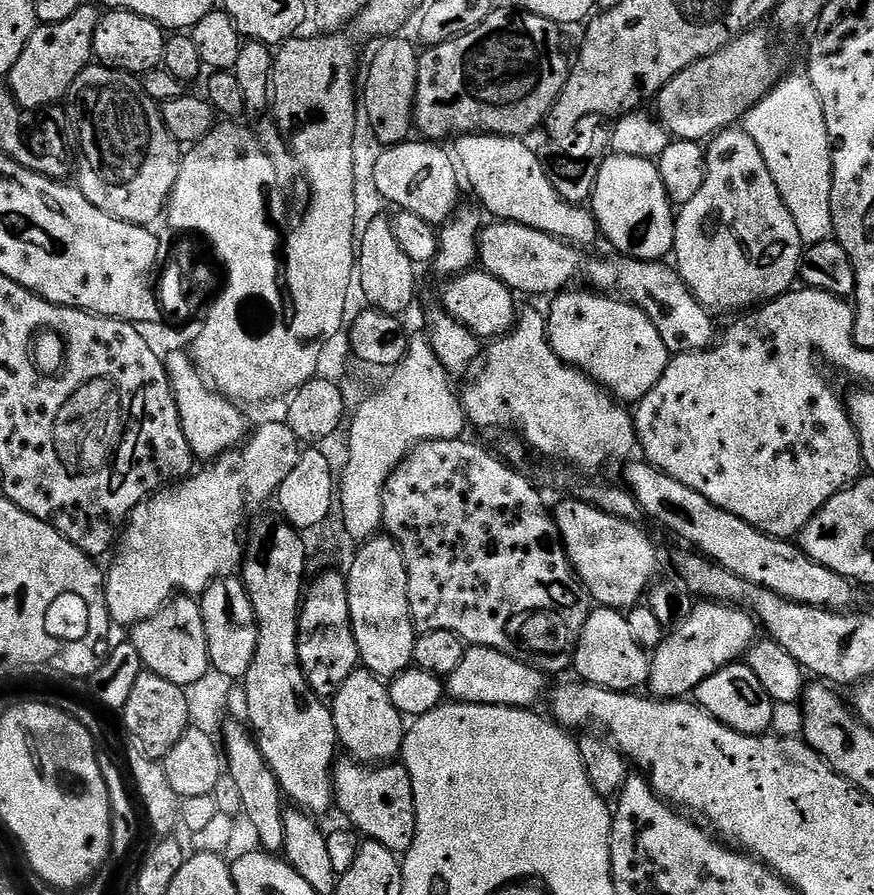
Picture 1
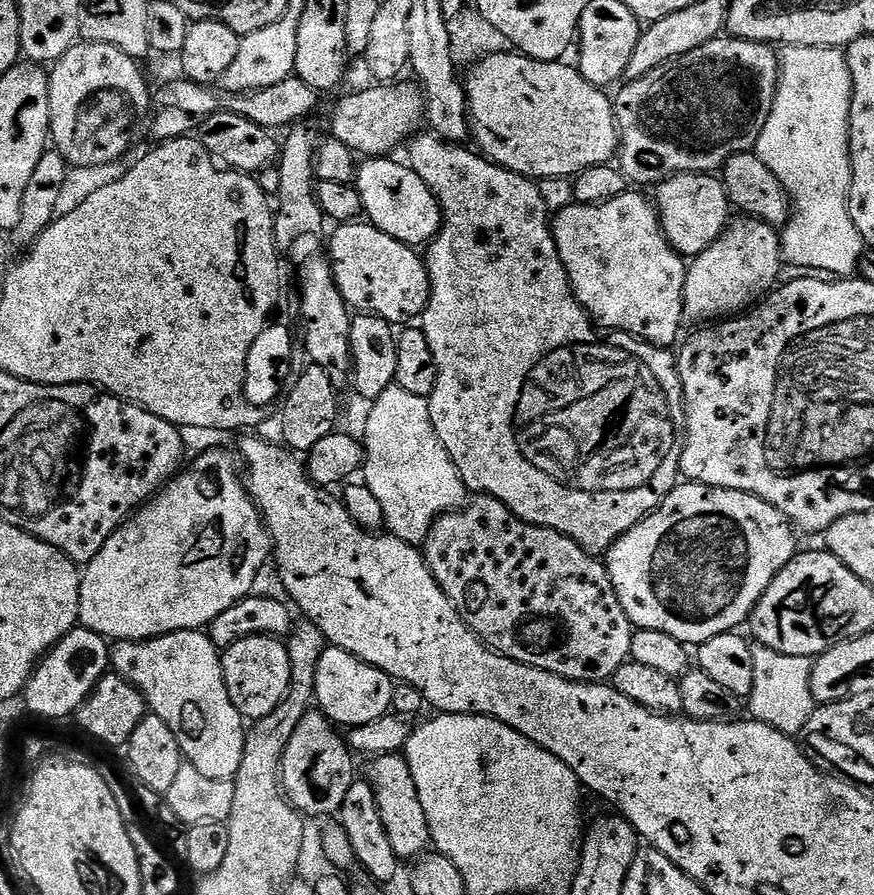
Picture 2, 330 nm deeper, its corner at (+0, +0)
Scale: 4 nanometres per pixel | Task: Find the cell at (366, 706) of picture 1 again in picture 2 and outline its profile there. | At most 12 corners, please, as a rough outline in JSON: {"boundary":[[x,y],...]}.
{"boundary":[[403,755],[373,756],[366,779],[401,862],[425,855],[430,826]]}

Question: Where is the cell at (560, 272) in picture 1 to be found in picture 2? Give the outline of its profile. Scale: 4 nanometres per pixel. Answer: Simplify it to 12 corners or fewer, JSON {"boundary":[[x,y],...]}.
{"boundary":[[368,158],[354,187],[367,223],[427,245],[440,204],[407,163]]}

